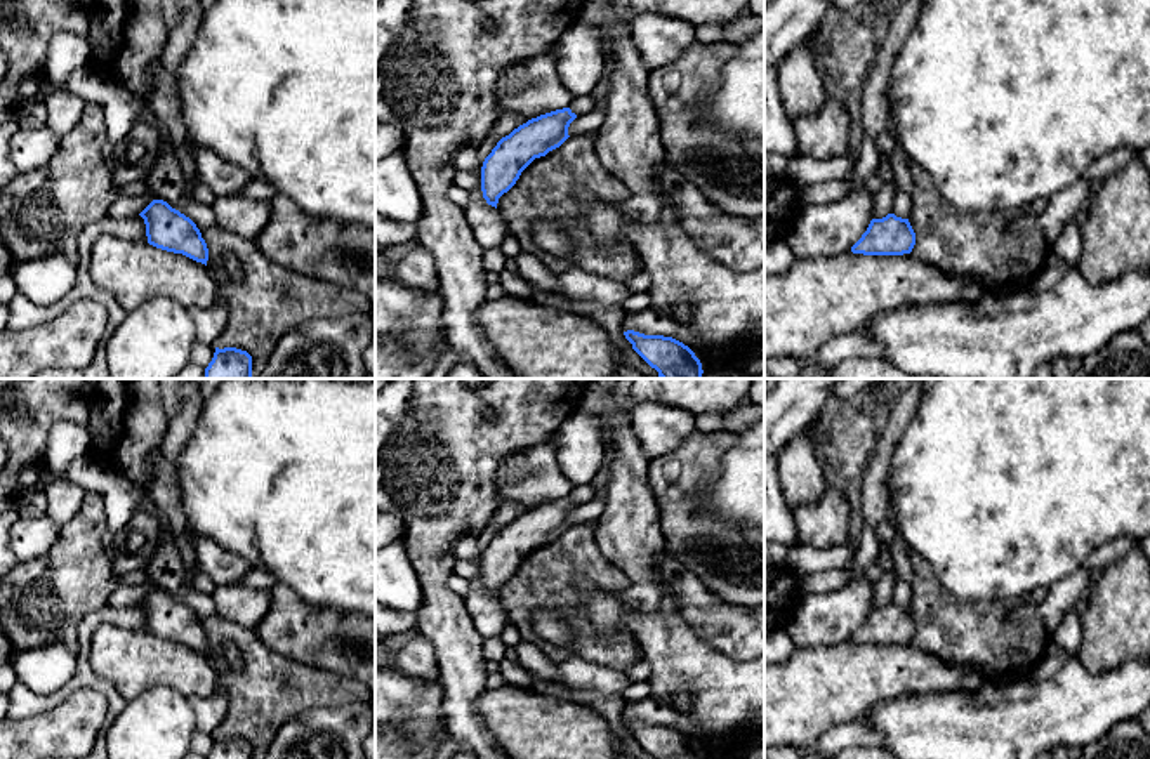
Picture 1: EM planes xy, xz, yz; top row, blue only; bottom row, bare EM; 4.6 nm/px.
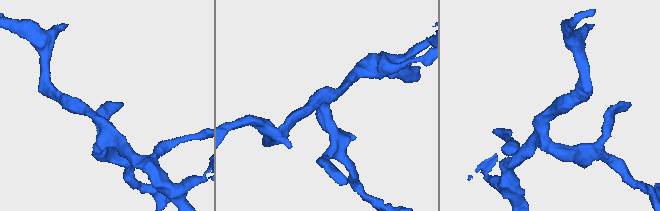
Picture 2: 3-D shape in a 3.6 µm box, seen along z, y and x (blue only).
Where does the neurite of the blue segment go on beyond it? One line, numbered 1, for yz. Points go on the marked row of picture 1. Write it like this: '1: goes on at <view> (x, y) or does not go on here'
1: does not go on here

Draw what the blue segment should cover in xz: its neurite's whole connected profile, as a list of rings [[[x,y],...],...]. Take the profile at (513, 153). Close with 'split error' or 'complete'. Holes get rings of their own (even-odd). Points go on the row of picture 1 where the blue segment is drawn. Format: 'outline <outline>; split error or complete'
outline [[[570,108],[556,109],[514,129],[509,135],[502,137],[492,153],[485,158],[481,167],[481,191],[488,205],[497,208],[499,198],[507,193],[521,172],[540,156],[559,148],[570,135],[568,127],[577,118]]]; complete

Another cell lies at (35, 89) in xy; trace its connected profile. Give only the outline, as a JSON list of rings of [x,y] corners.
[[[36,75],[28,80],[24,80],[19,89],[19,104],[35,104],[43,102],[49,92],[52,90],[52,82],[47,78],[47,75]]]

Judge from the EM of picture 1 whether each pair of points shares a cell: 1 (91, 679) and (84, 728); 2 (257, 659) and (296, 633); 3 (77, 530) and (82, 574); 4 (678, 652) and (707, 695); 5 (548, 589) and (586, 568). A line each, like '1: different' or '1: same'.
1: different
2: different
3: same
4: same
5: same

